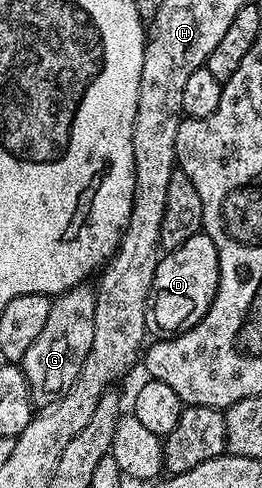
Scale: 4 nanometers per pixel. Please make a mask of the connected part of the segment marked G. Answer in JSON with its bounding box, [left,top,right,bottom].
[20,285,96,407]

